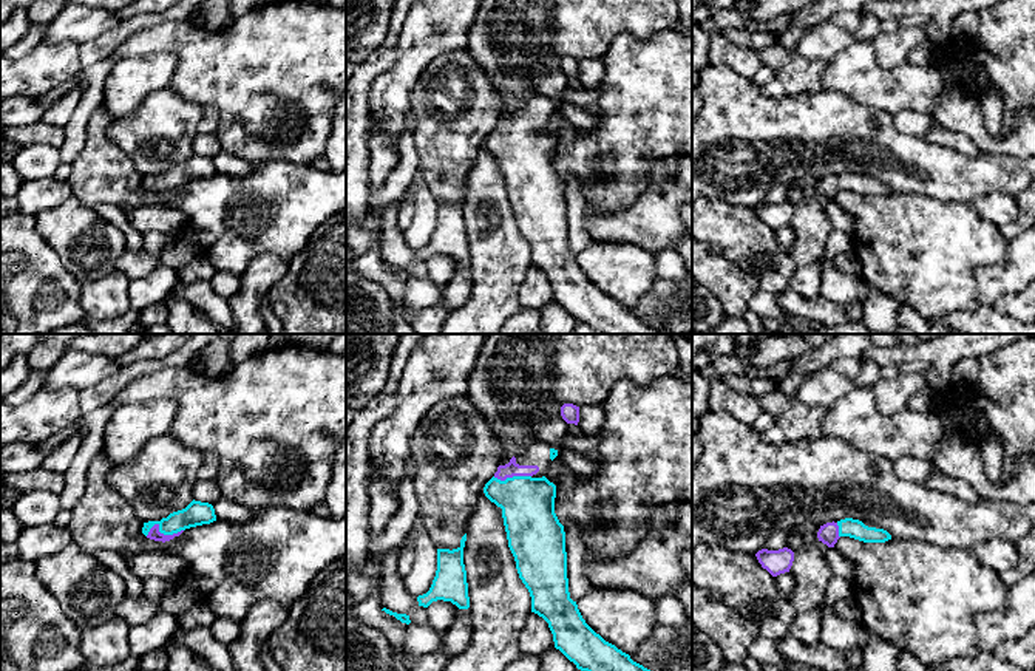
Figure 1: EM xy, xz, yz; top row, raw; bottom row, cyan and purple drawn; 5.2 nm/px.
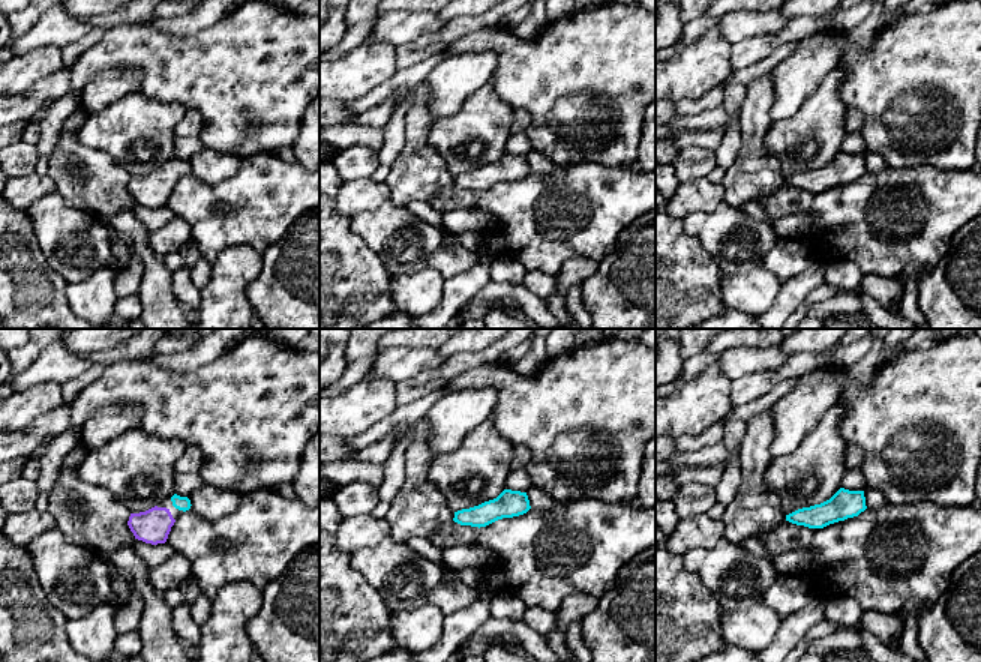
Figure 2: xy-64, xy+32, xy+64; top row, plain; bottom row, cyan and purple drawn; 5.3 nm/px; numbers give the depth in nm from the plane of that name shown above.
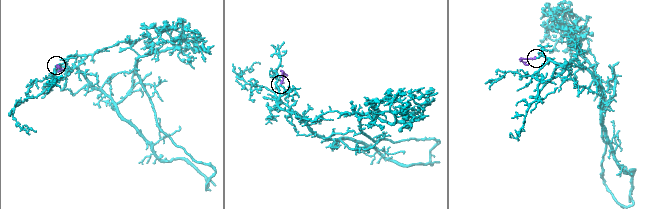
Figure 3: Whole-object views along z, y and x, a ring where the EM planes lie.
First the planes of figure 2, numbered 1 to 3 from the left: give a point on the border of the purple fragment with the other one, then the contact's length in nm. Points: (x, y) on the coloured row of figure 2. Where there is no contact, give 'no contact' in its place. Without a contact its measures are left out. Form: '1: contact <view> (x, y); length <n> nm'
1: no contact
2: no contact
3: no contact

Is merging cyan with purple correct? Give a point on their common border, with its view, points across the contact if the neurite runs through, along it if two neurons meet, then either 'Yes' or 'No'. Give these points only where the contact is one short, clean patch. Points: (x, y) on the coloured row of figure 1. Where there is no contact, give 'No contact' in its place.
Touches cyan at xy (161, 532). Path across: xy (196, 514), (179, 520), (161, 532), (153, 534). Yes

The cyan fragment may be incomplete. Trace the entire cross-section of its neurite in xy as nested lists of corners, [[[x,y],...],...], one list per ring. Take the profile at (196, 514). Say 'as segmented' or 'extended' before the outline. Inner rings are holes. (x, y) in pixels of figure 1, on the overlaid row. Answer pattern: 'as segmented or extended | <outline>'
extended | [[[192,501],[185,509],[170,513],[161,521],[144,523],[142,533],[154,541],[170,541],[185,529],[216,521],[215,509],[209,502]]]

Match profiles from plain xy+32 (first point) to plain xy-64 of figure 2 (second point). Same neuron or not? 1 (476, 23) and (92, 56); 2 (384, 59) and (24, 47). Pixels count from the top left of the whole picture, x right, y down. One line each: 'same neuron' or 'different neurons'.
1: different neurons
2: different neurons

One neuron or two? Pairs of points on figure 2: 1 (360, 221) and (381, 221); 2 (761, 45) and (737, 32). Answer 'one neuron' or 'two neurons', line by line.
1: one neuron
2: two neurons

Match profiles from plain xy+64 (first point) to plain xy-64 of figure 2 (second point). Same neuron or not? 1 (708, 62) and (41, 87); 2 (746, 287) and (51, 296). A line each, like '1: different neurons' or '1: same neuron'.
1: different neurons
2: different neurons

